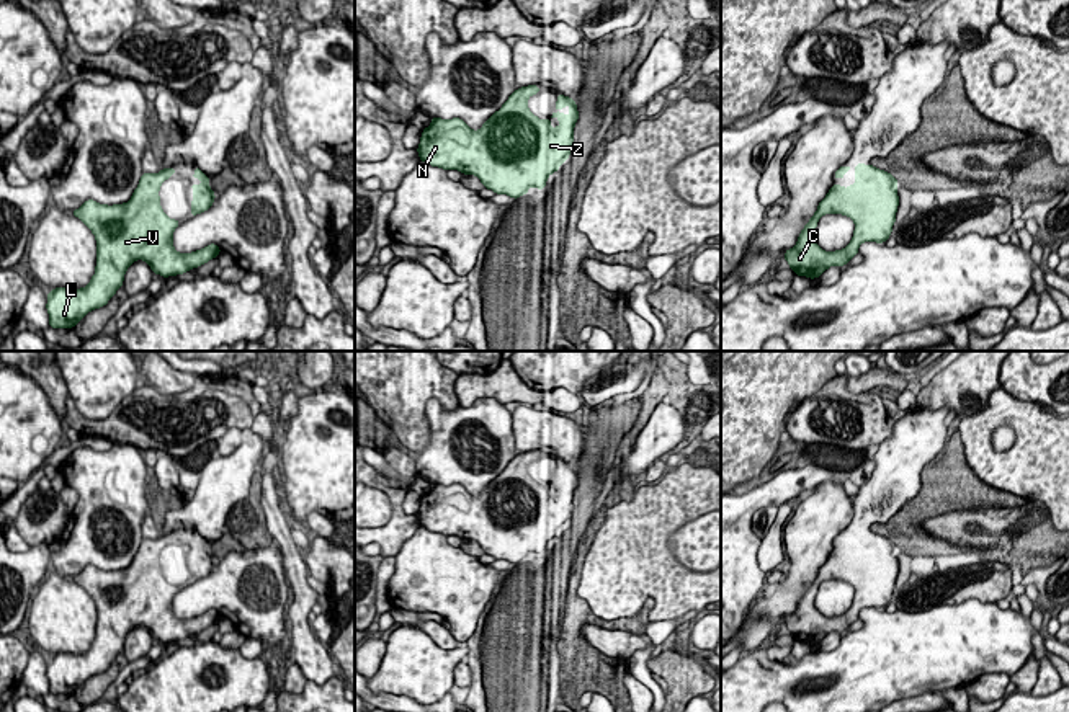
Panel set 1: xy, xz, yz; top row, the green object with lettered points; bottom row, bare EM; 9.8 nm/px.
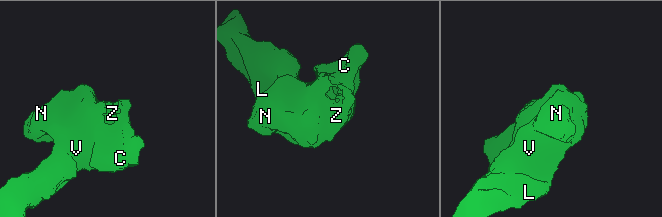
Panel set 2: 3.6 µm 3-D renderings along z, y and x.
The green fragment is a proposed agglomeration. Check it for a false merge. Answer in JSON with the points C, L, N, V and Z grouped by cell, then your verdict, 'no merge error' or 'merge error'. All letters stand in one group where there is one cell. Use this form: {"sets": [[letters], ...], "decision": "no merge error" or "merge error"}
{"sets": [["C", "L", "N", "V", "Z"]], "decision": "no merge error"}

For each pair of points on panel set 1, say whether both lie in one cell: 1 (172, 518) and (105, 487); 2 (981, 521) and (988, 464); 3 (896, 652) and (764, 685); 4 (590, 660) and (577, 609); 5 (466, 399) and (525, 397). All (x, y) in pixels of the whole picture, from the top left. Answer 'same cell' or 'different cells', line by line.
1: different cells
2: different cells
3: same cell
4: same cell
5: same cell

